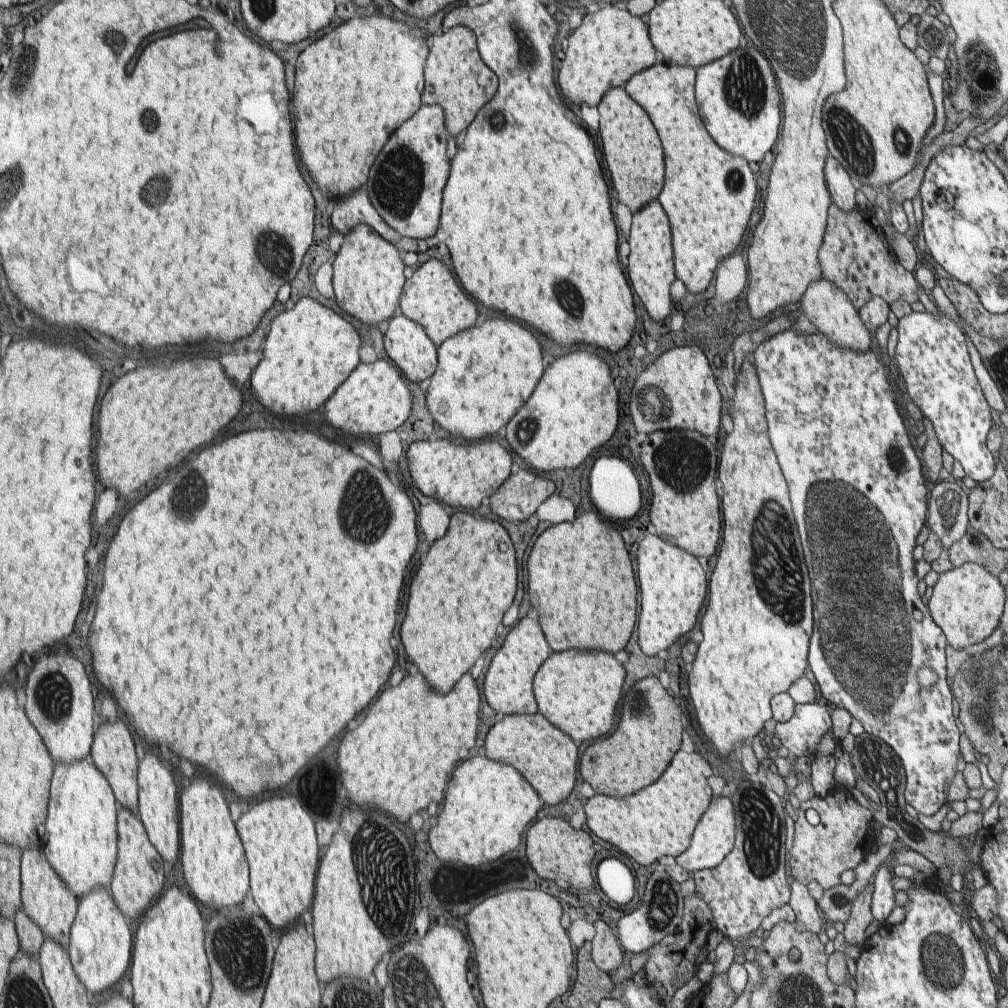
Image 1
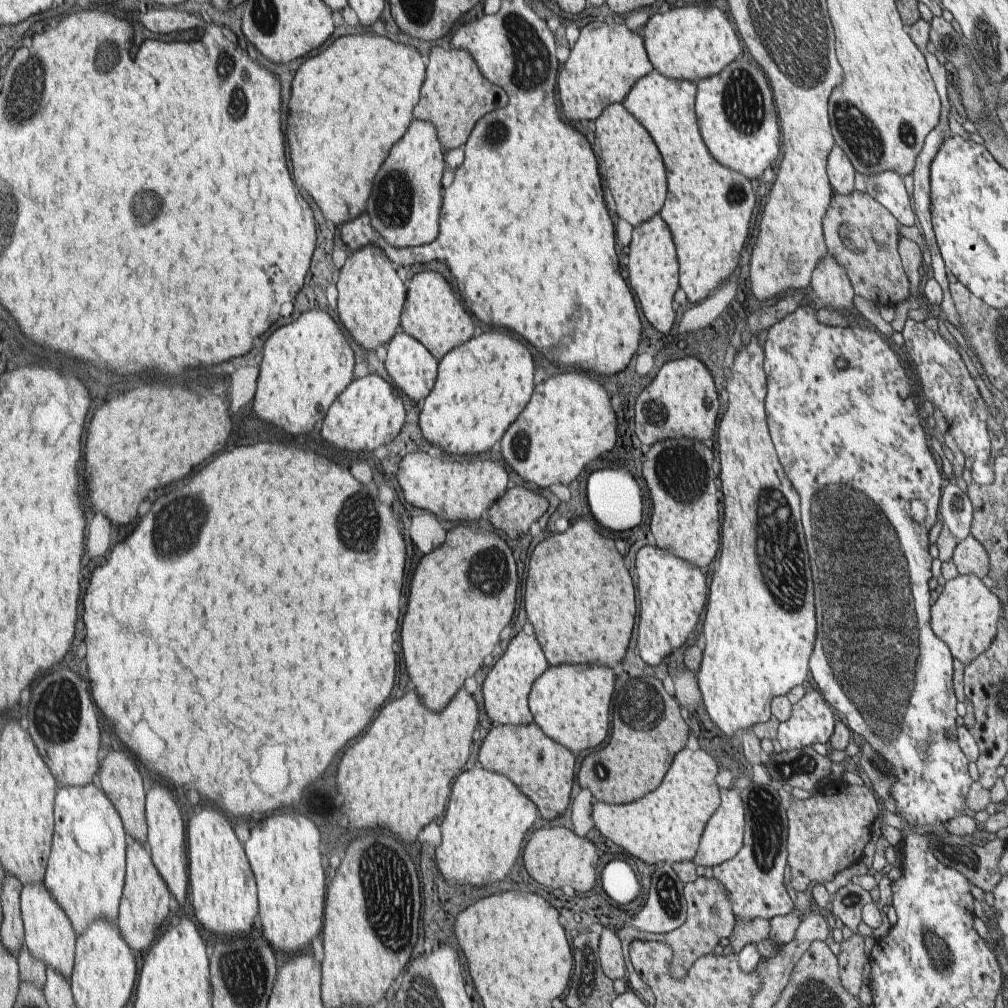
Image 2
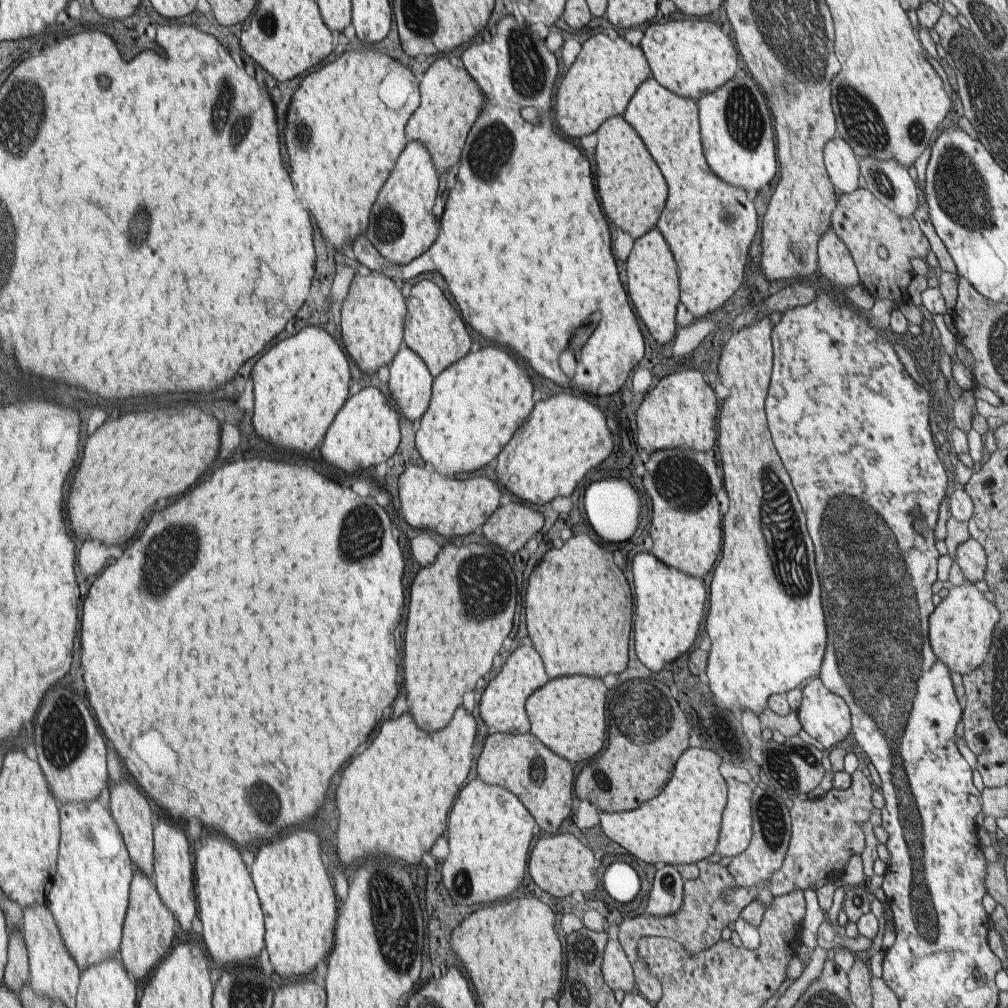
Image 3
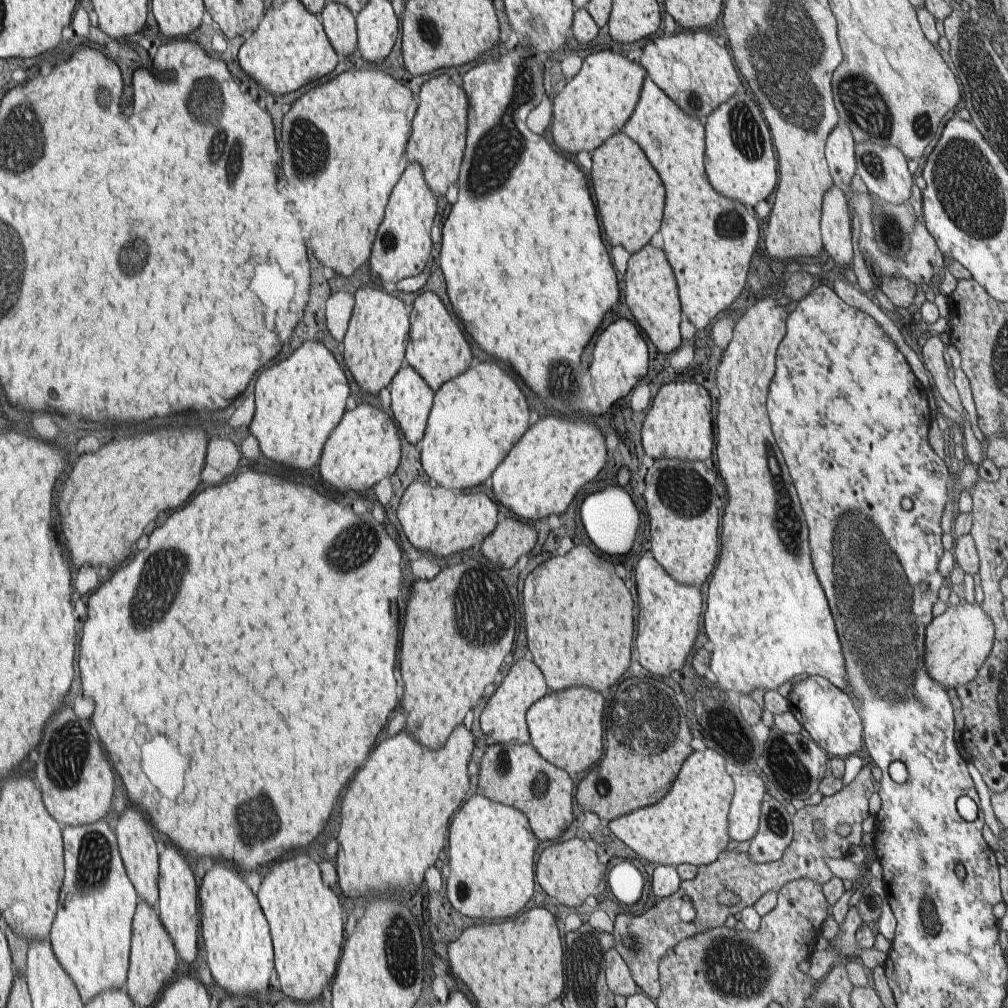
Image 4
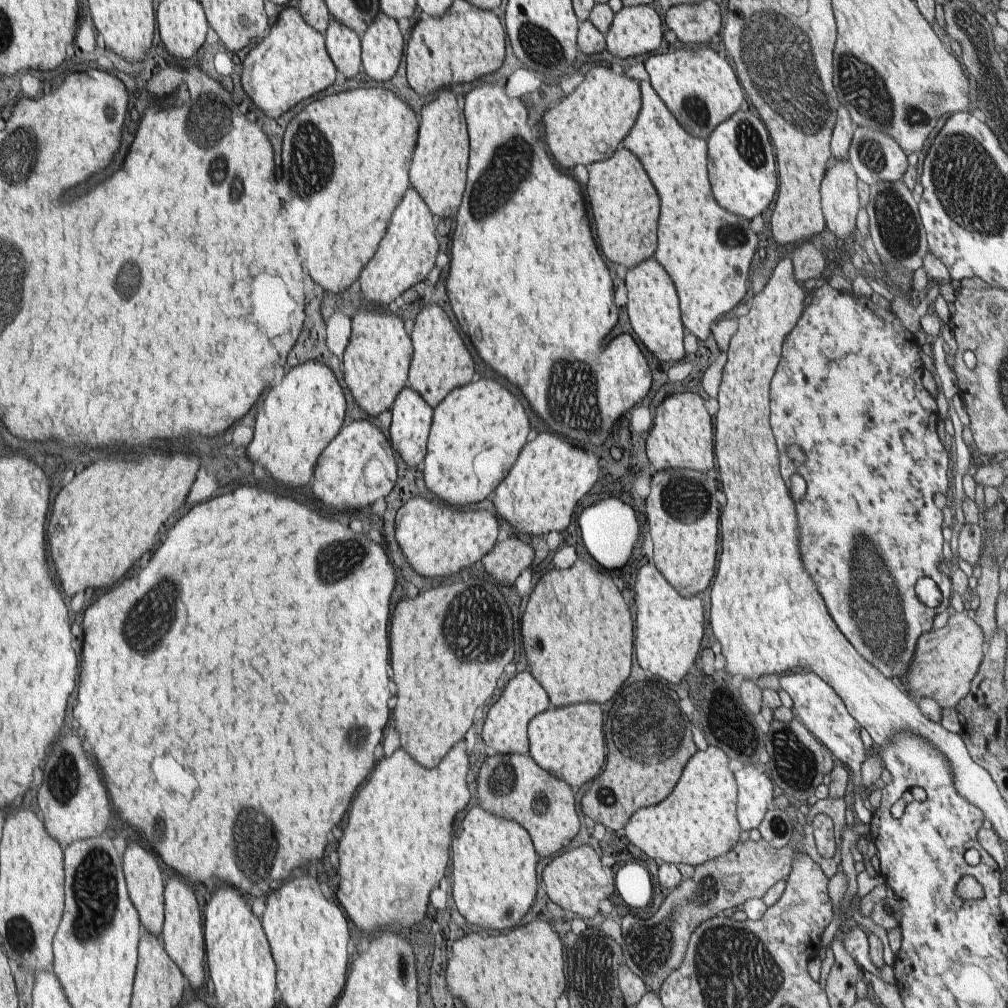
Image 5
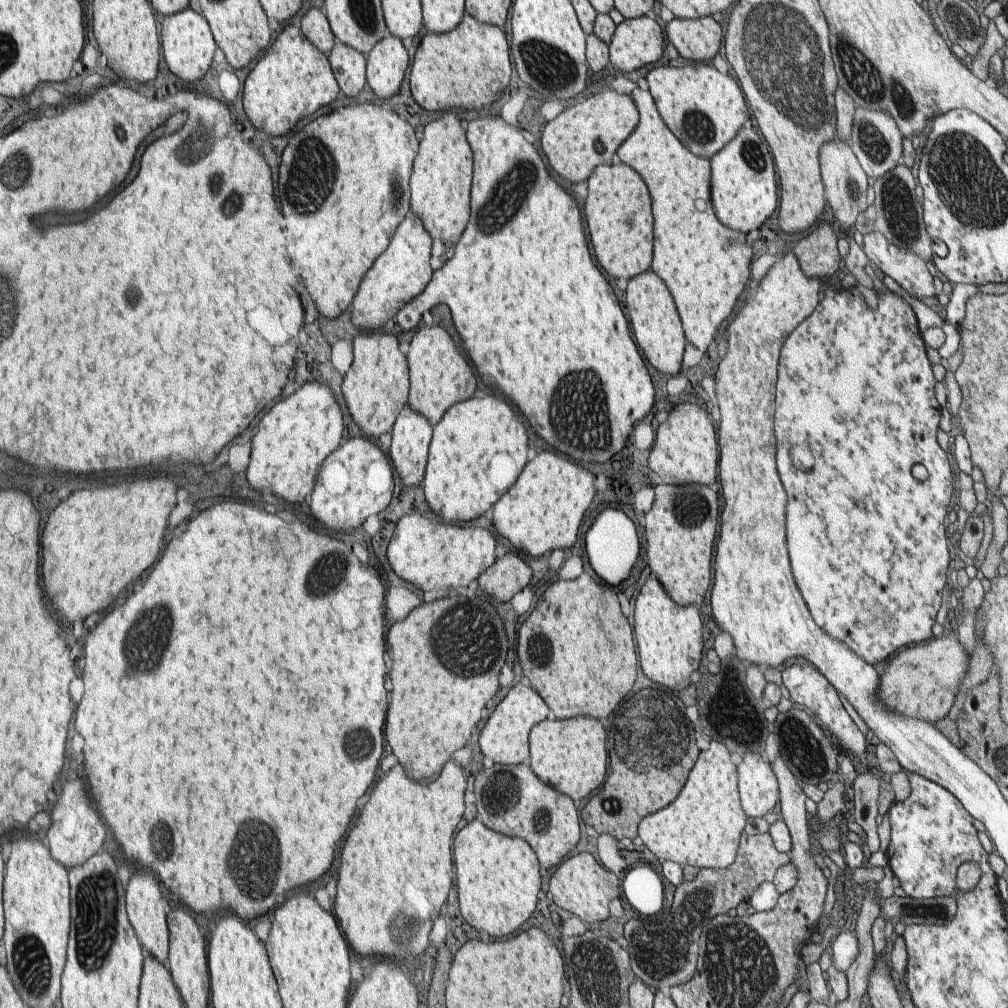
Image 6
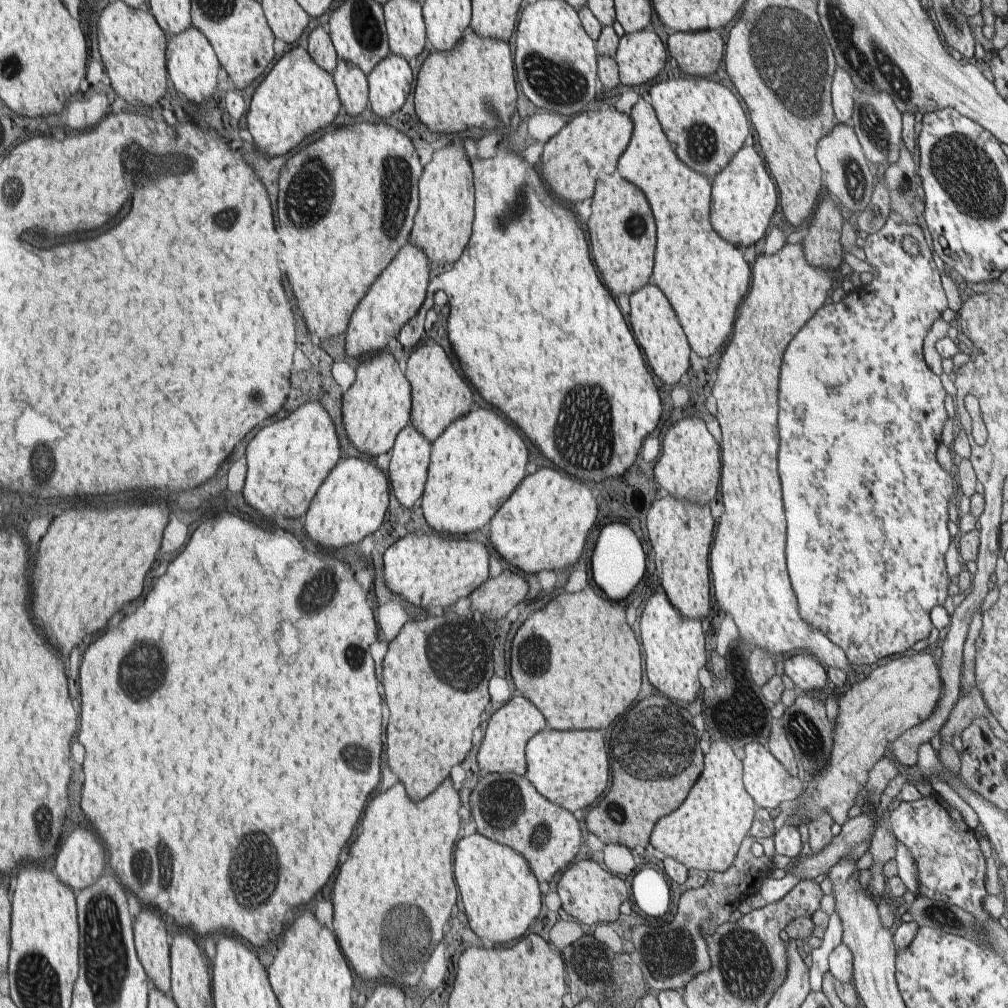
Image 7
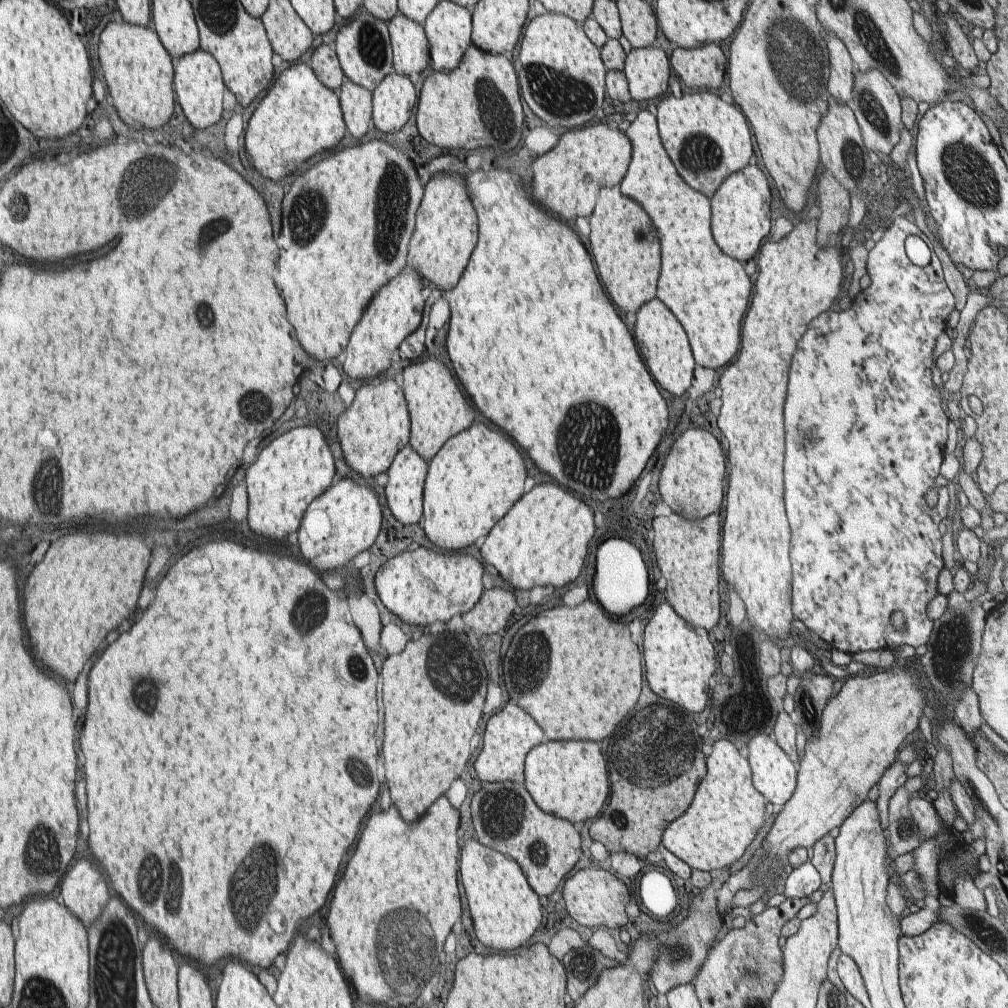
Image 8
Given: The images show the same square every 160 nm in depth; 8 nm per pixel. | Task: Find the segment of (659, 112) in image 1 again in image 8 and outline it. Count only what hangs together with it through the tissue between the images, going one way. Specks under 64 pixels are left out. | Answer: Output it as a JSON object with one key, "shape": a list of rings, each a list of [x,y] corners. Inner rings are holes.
{"shape":[[[640,110],[638,116],[625,132],[633,146],[632,159],[626,176],[619,185],[621,192],[636,200],[648,213],[661,246],[661,276],[657,283],[657,298],[677,317],[684,326],[692,346],[693,356],[705,368],[718,370],[730,364],[740,346],[740,322],[746,314],[752,282],[742,268],[742,262],[722,252],[712,232],[712,201],[695,190],[678,174],[658,136],[656,118],[649,110]]]}

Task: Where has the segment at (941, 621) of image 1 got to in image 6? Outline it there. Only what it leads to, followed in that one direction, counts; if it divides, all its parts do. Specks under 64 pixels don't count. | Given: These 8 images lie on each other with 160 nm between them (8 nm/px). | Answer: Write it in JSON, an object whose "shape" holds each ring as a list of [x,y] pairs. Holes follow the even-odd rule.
{"shape":[[[954,634],[932,638],[902,650],[880,673],[877,700],[888,710],[935,724],[950,712],[958,686],[969,669],[968,658]]]}

